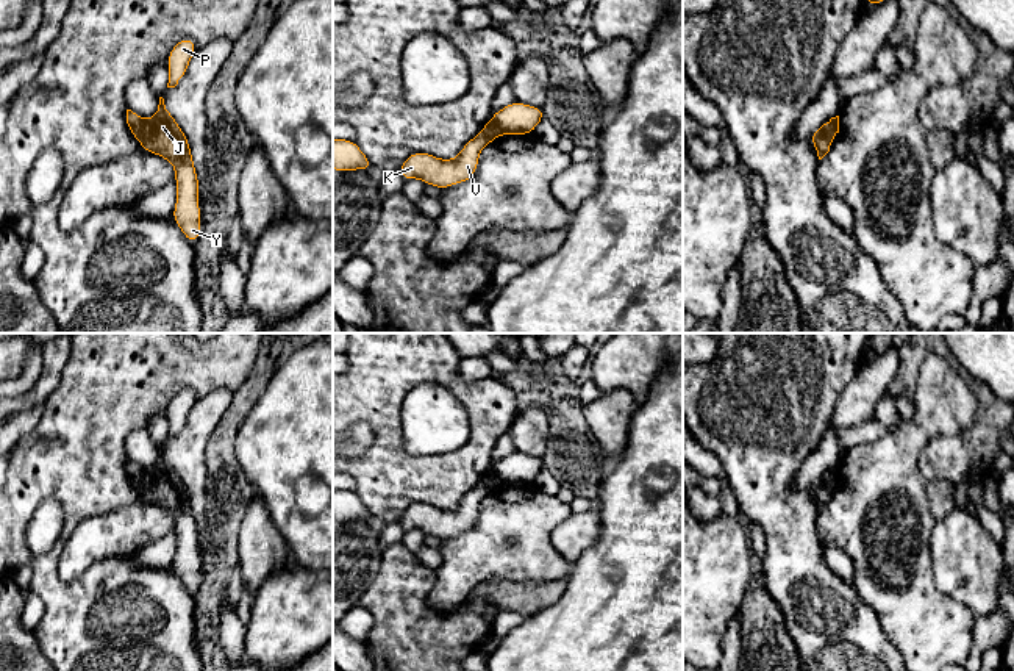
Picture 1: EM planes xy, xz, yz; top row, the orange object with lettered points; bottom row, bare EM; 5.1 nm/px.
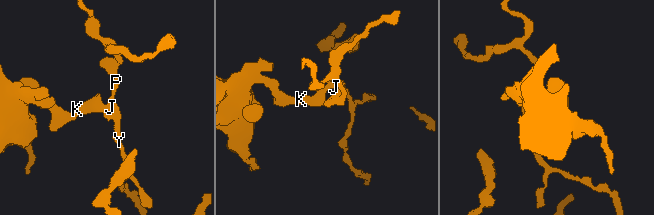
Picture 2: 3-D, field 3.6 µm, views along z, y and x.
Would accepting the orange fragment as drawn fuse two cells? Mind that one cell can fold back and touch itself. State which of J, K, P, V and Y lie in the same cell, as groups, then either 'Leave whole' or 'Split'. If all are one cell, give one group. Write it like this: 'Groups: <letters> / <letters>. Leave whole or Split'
Groups: J P Y / K V. Split

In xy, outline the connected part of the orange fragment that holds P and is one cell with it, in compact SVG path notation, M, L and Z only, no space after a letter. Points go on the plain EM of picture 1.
M184 388L177 393L167 408L169 419L169 433L167 438L175 438L178 432L184 427L189 411L195 404L195 393L189 388Z

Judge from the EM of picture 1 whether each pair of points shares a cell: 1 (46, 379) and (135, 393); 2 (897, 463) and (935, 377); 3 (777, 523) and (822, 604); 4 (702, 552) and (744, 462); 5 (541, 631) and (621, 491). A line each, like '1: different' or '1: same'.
1: different
2: same
3: same
4: different
5: same

